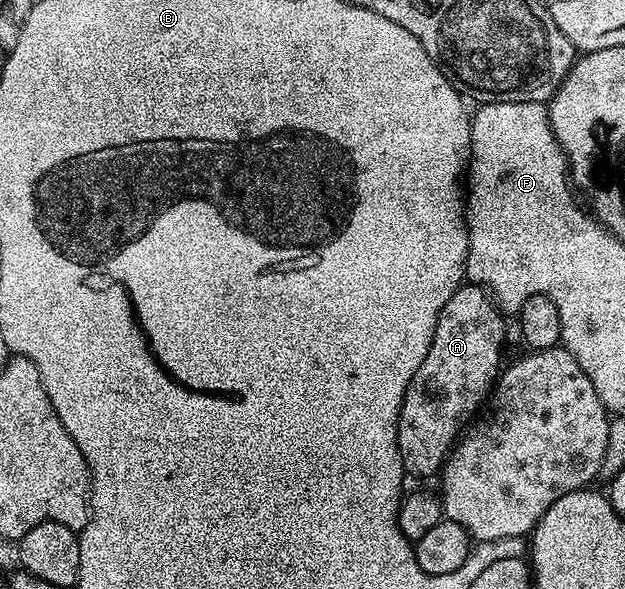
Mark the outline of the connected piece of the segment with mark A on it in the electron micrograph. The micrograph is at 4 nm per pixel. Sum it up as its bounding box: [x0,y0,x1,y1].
[397,283,507,477]

